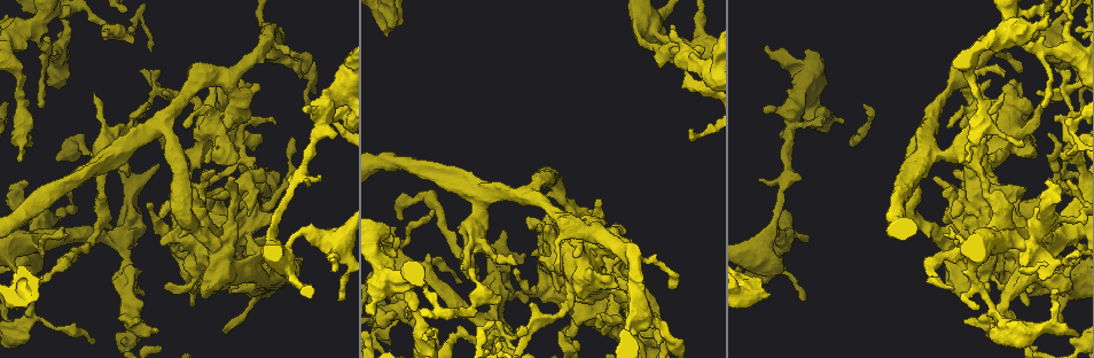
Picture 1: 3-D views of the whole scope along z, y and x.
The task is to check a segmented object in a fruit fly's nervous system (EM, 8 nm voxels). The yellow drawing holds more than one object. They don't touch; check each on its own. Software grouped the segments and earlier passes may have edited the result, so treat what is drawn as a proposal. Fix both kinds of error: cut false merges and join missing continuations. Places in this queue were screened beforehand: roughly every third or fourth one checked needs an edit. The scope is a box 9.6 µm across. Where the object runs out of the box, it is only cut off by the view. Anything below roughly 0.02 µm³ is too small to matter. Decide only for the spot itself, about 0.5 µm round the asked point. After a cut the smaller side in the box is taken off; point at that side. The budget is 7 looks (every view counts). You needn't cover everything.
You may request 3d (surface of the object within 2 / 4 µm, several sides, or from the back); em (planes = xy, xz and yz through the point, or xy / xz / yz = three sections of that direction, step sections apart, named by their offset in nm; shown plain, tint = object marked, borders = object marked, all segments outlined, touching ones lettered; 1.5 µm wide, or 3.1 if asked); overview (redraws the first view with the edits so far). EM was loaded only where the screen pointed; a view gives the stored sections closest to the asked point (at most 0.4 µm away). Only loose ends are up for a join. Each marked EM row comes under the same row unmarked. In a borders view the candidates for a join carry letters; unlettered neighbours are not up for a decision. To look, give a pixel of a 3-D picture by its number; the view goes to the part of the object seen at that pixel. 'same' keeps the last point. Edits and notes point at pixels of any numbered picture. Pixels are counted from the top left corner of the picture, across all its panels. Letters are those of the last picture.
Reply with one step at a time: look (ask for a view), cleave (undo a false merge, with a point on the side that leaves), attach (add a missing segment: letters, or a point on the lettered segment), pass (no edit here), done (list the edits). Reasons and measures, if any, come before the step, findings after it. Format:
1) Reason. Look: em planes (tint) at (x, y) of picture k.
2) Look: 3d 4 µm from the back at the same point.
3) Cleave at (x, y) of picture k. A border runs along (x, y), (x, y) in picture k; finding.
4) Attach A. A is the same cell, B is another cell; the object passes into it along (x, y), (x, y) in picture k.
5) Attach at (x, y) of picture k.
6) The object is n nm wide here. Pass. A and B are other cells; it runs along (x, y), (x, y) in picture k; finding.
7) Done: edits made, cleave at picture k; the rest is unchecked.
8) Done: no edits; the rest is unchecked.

Look: 3d 2 µm at (300, 231) of picture 1.

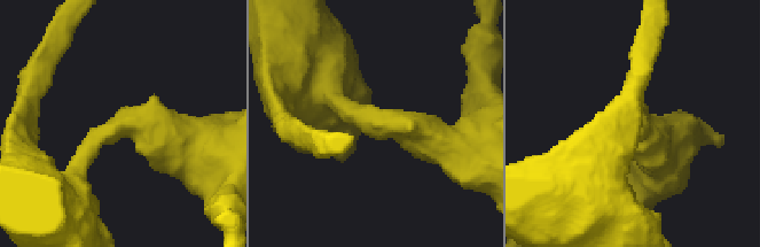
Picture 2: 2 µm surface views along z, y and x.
The arms are 380, 440 nm wide. Look: em planes (borders) at (115, 126) of picture 2.

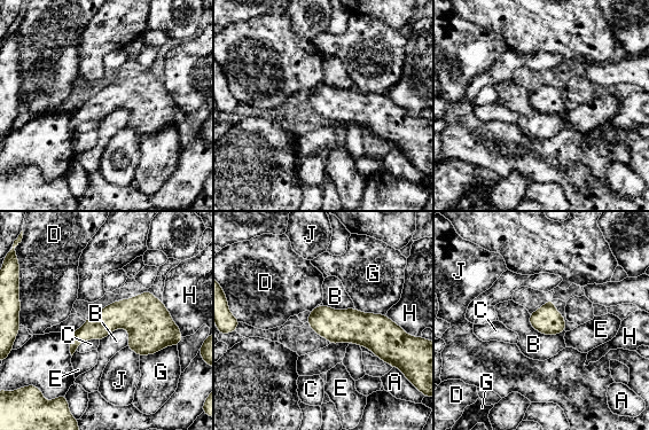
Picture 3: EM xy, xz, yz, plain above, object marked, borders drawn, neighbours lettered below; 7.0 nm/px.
The object is 190 nm wide here. Pass. A, B, C, D, E, G, H and J are other cells; all the same neuron.

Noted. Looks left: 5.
Look: em planes (borders) at (503, 231) of picture 1.

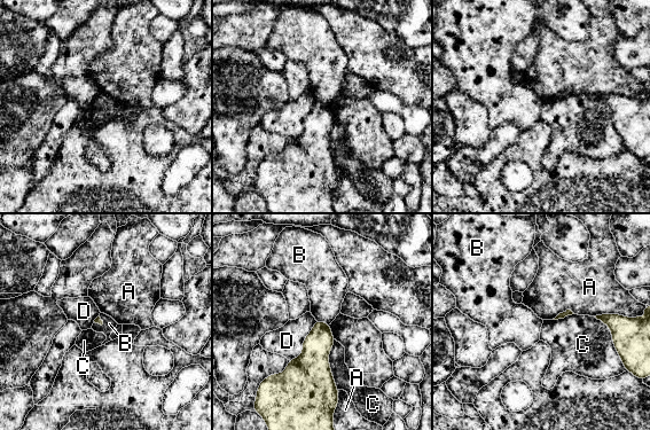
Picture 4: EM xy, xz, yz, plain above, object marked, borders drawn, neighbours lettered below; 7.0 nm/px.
Pass. A, B, C and D are other cells; a border runs along (316, 320), (328, 325) in picture 4; no lettered segment goes on from it.

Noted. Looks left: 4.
Branch stops here. Look: em yz step 8 (tint) at (388, 34) of picture 1.

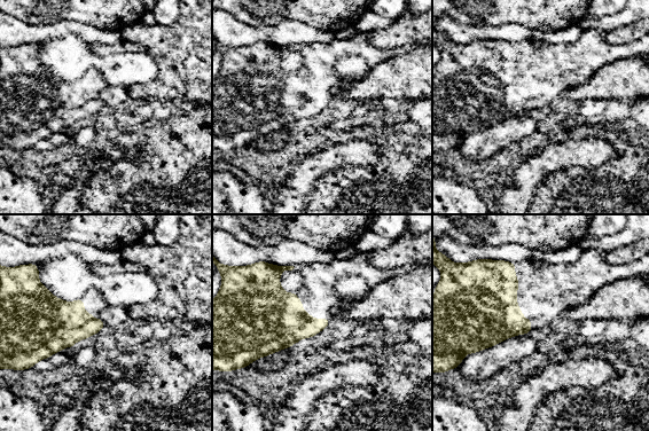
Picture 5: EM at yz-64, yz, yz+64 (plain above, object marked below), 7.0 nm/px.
Cut it another way. Look: em planes (borders) at the same point.

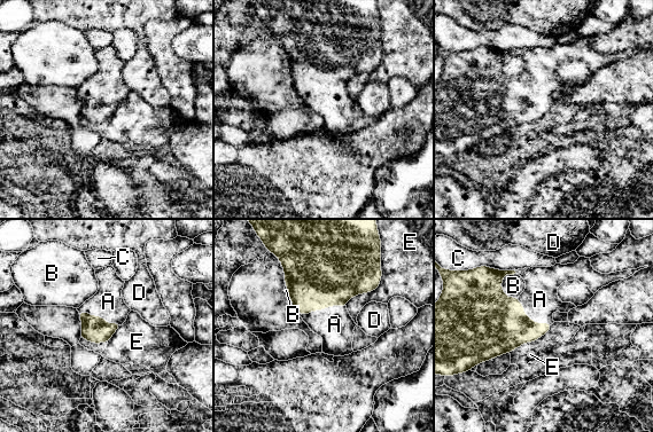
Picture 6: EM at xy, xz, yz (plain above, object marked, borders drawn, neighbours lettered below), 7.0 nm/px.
Attach at (108, 301) of picture 6. A is the same cell, B, C, D and E are other cells; the object passes into it along (94, 329), (100, 316), (108, 301) in picture 6; the neuron continues.

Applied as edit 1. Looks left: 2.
Done: edits made, attach at picture 6; the rest is unchecked.

